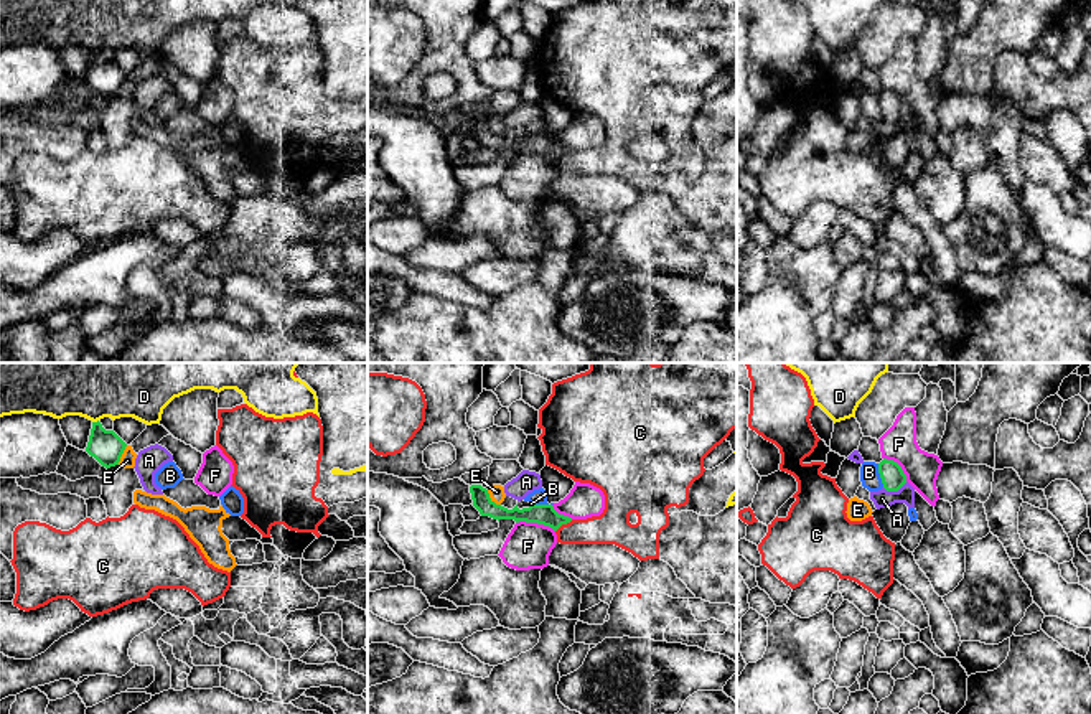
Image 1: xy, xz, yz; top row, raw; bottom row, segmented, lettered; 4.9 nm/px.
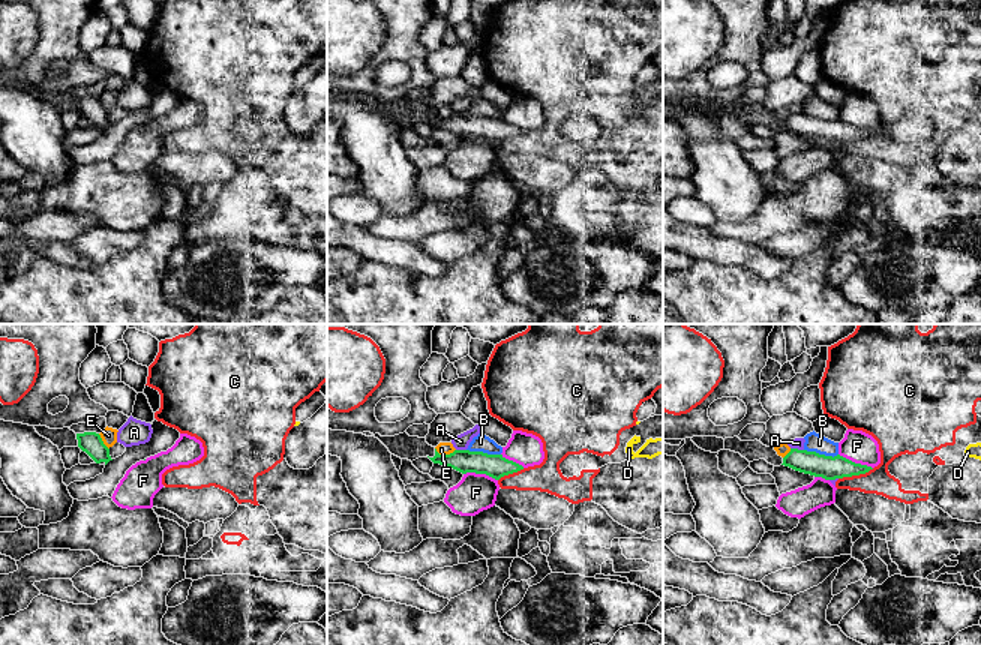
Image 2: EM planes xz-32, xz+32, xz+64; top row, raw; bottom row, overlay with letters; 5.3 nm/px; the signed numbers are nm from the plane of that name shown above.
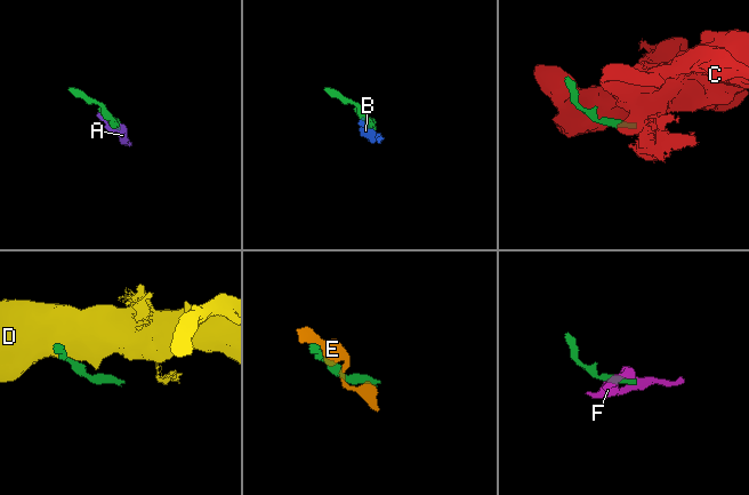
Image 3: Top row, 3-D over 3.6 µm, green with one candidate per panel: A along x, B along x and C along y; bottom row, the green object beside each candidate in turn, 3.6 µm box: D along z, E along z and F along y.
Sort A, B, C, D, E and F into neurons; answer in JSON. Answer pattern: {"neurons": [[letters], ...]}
{"neurons": [["A", "B", "C", "F"], ["D", "E"]]}

